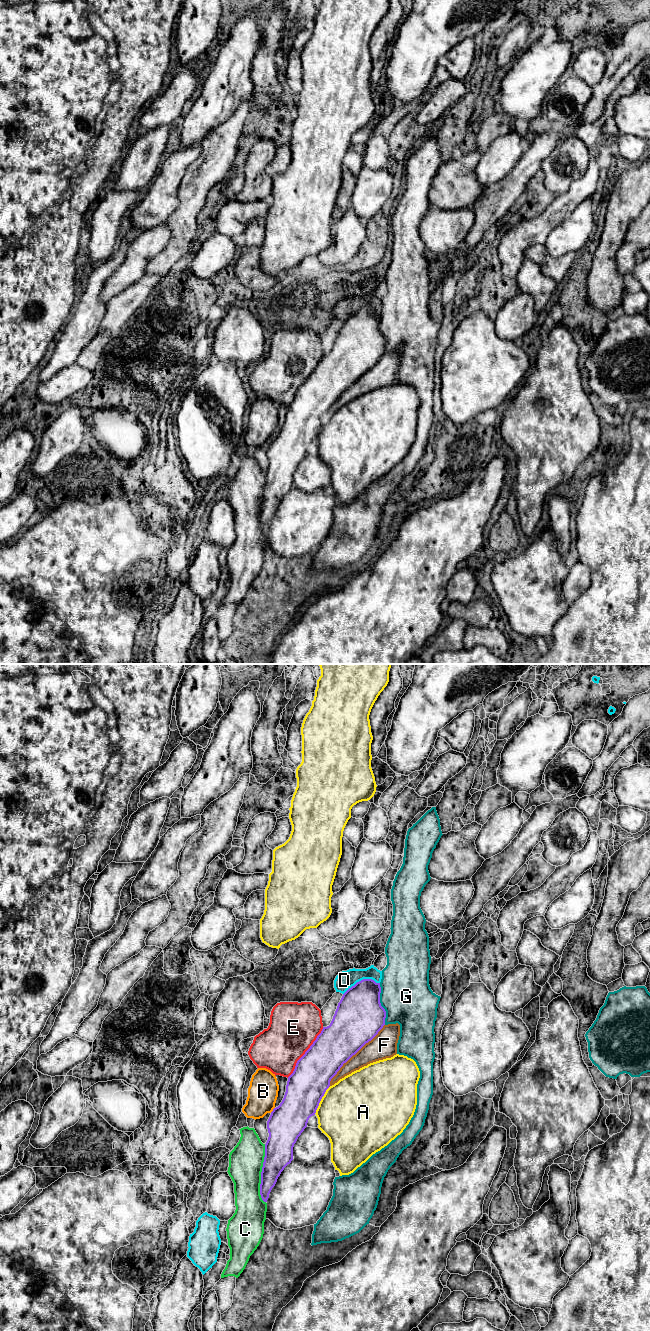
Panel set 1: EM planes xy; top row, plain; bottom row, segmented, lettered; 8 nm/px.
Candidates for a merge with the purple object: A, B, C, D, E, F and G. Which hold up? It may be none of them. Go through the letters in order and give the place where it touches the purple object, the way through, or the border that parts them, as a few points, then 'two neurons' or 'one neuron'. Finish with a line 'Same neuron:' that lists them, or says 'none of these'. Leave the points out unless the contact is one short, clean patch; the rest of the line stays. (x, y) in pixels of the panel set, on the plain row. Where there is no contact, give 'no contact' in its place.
A: meets purple in xy at (320, 428); two neurons
B: meets purple in xy at (273, 438); two neurons
C: meets purple in xy at (261, 501); two neurons
D: meets purple in xy at (361, 308); two neurons
E: meets purple in xy at (305, 380); two neurons
F: meets purple in xy at (353, 382); one neuron
G: meets purple in xy at (380, 332); two neurons
Same neuron: F

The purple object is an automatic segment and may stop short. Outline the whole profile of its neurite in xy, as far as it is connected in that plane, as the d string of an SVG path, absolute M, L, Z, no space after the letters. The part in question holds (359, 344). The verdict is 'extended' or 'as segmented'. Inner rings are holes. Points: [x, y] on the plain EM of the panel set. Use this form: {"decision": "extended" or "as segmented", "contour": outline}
{"decision": "extended", "contour": "M363 307L349 316L338 331L330 353L323 355L288 405L284 426L267 449L269 465L265 472L260 512L264 530L267 530L281 500L293 488L294 472L307 455L309 446L315 443L326 418L352 400L397 382L400 353L385 352L386 339L381 334L380 321L380 311L372 307Z"}

